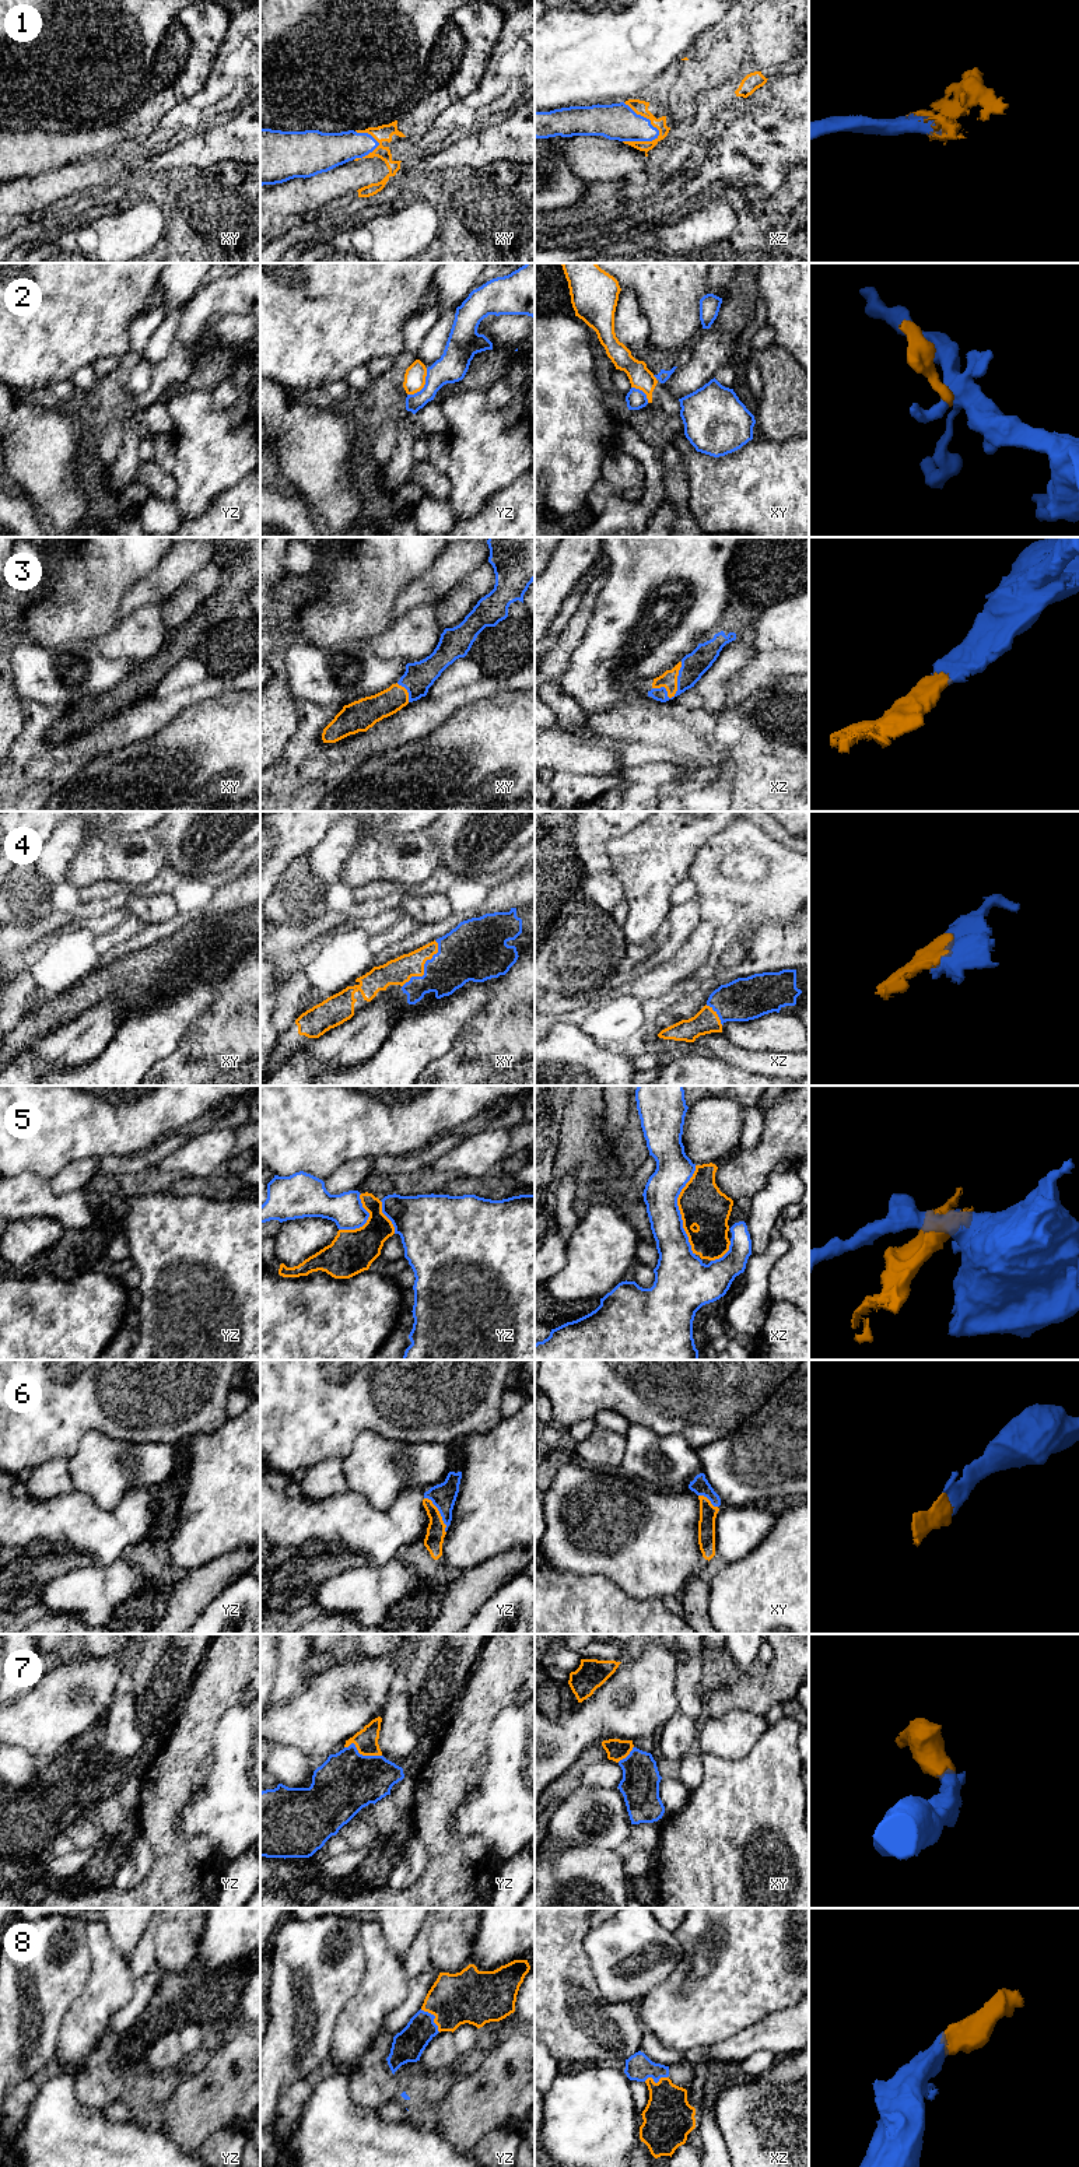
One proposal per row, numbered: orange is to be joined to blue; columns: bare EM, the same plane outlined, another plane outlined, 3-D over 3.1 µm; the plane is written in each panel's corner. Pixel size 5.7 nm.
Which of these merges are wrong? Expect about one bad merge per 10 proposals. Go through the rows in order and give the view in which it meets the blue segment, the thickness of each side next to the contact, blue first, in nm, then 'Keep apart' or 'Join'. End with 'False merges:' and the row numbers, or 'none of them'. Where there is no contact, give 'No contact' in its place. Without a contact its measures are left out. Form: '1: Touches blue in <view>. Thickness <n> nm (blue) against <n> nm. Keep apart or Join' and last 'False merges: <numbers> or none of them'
1: Touches blue in xz. Thickness 200 nm (blue) against 80 nm. Join
2: Touches blue in yz. Thickness 170 nm (blue) against 130 nm. Keep apart
3: Touches blue in xz. Thickness 150 nm (blue) against 100 nm. Join
4: Touches blue in xy. Thickness 300 nm (blue) against 150 nm. Join
5: Touches blue in xz. Thickness 200 nm (blue) against 260 nm. Keep apart
6: Touches blue in yz. Thickness 140 nm (blue) against 110 nm. Join
7: Touches blue in yz. Thickness 360 nm (blue) against 140 nm. Join
8: Touches blue in yz. Thickness 180 nm (blue) against 300 nm. Join
False merges: 2, 5

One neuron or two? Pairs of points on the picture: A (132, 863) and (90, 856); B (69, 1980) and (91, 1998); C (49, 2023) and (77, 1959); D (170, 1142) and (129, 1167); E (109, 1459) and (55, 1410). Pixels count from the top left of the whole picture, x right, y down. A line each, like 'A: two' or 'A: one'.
A: one
B: two
C: one
D: one
E: two

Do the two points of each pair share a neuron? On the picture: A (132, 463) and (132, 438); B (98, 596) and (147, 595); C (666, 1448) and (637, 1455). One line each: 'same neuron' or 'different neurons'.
A: same neuron
B: different neurons
C: same neuron

